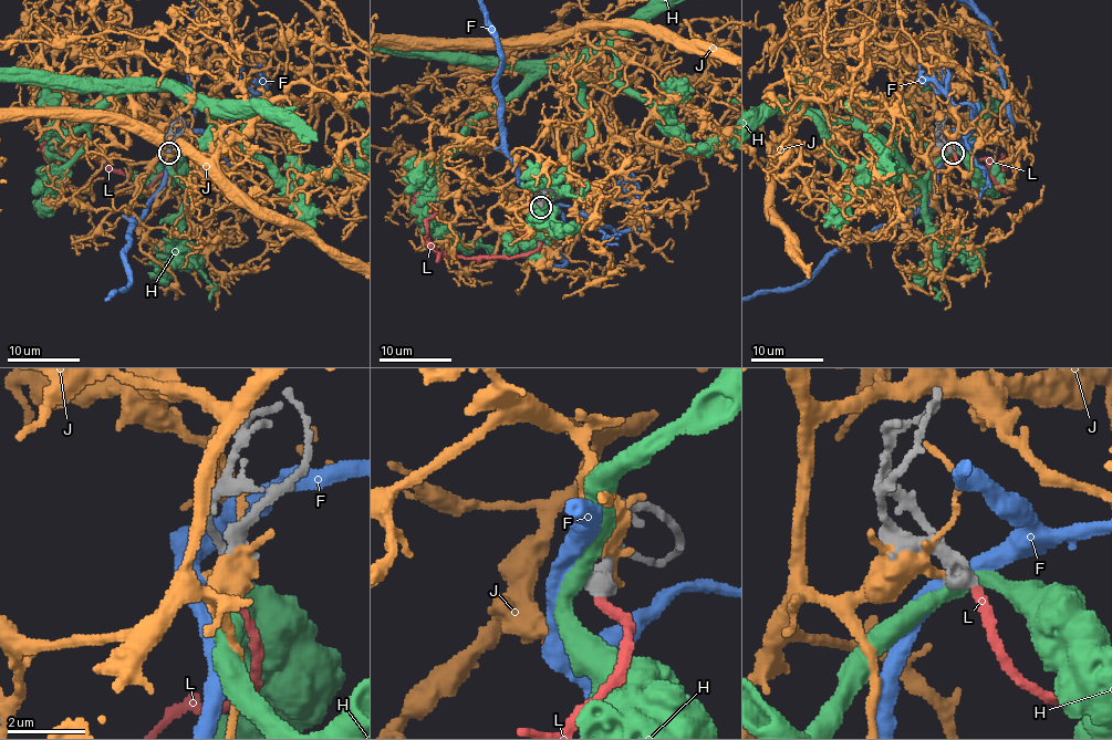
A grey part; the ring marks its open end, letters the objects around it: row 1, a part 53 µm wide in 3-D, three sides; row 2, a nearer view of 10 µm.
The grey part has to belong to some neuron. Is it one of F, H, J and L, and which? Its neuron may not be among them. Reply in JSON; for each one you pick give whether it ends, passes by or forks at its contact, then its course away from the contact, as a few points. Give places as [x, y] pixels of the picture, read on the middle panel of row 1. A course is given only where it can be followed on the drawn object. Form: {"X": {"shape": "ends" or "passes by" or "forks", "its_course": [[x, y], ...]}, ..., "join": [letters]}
{"L": {"shape": "ends"}, "join": ["L"]}

